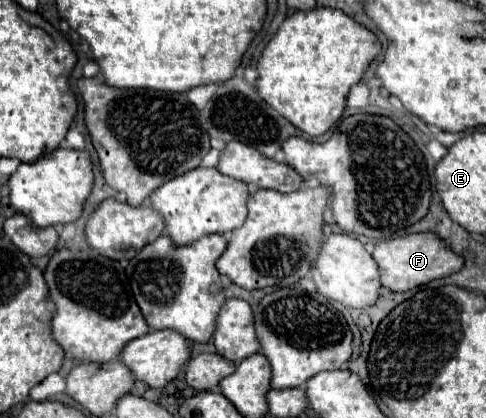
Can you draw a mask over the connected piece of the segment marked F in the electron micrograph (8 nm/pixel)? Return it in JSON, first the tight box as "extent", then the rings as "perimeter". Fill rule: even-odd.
{"extent":[373,234,463,292],"perimeter":[[[409,234],[393,240],[383,240],[373,248],[373,260],[379,266],[381,284],[393,292],[405,292],[415,286],[427,284],[431,280],[449,276],[451,272],[459,272],[463,266],[463,258],[453,254],[453,268],[451,268],[451,250],[441,246],[439,236],[427,234]]]}

